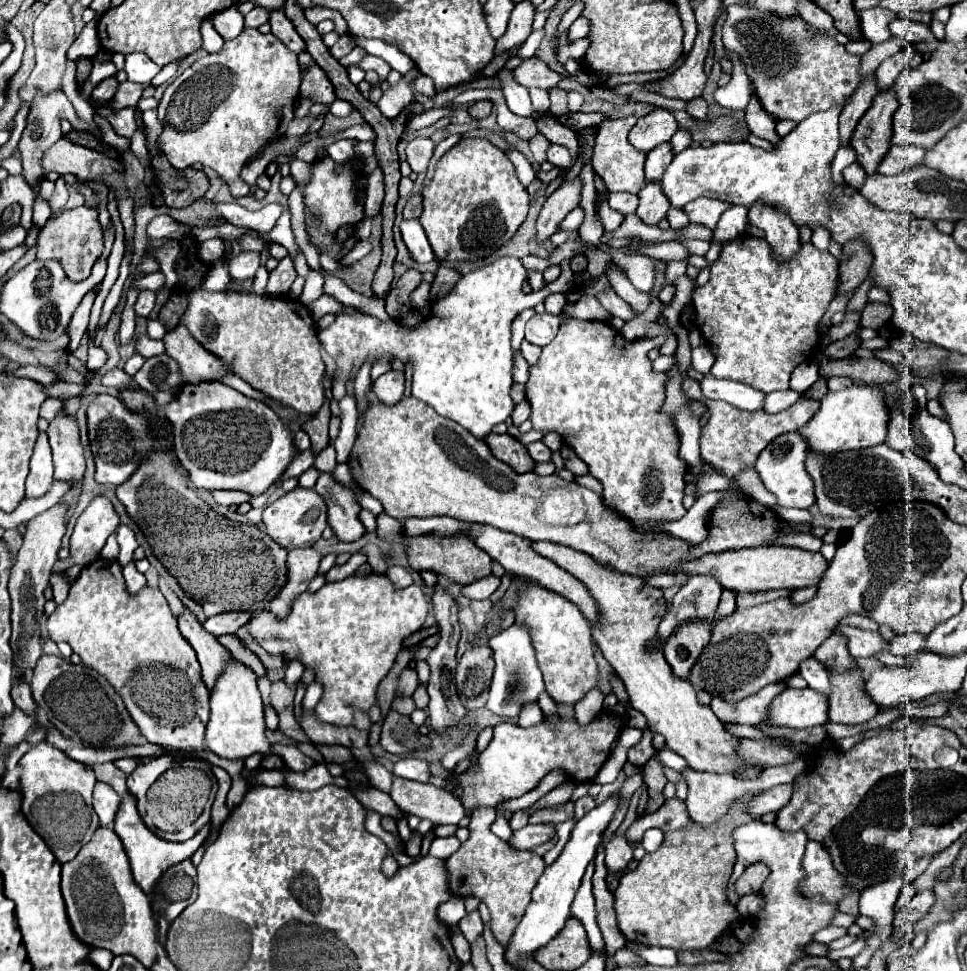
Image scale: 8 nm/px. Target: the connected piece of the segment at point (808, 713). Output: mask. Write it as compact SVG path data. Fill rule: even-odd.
M787 689L775 697L769 709L771 725L785 725L793 729L805 729L823 725L829 721L829 699L811 689Z

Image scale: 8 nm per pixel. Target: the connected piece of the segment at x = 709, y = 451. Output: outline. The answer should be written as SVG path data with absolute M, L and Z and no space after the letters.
M681 371L681 387L683 391L692 399L705 401L709 405L709 421L701 431L701 457L711 463L713 467L721 469L723 475L731 477L735 481L735 475L743 469L743 467L751 467L755 465L757 455L781 433L789 433L789 431L799 431L803 425L807 425L811 421L811 417L819 411L819 401L815 399L805 399L801 397L795 405L791 405L789 409L777 413L777 415L769 415L765 411L739 411L737 407L731 407L729 403L721 403L721 401L714 401L707 399L700 389L699 383L693 381L687 371Z

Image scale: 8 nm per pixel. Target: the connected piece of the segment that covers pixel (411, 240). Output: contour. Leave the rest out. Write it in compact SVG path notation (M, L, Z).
M403 219L401 221L401 235L403 235L403 241L415 261L429 263L435 259L435 253L429 245L427 233L423 231L423 227L417 219Z

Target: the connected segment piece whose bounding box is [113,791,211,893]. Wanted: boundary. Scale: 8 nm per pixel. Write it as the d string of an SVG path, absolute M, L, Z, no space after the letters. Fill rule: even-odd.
M125 791L125 793L123 793L123 799L121 799L121 805L119 805L119 811L117 811L117 815L115 815L115 827L113 827L113 829L115 829L115 833L117 833L117 835L121 837L121 841L123 841L123 847L125 847L125 851L127 851L127 857L129 857L129 863L131 863L131 869L133 869L133 875L135 875L137 883L143 887L145 893L149 893L151 887L157 883L159 875L161 875L167 867L171 867L173 863L179 863L179 861L183 861L183 859L189 859L189 857L203 845L203 841L207 839L207 835L209 835L209 831L211 831L211 825L207 823L195 837L191 837L191 841L185 841L185 843L165 841L165 839L157 837L155 833L151 833L151 831L147 829L147 825L143 823L141 815L139 815L139 811L137 811L135 797L133 797L129 791Z

